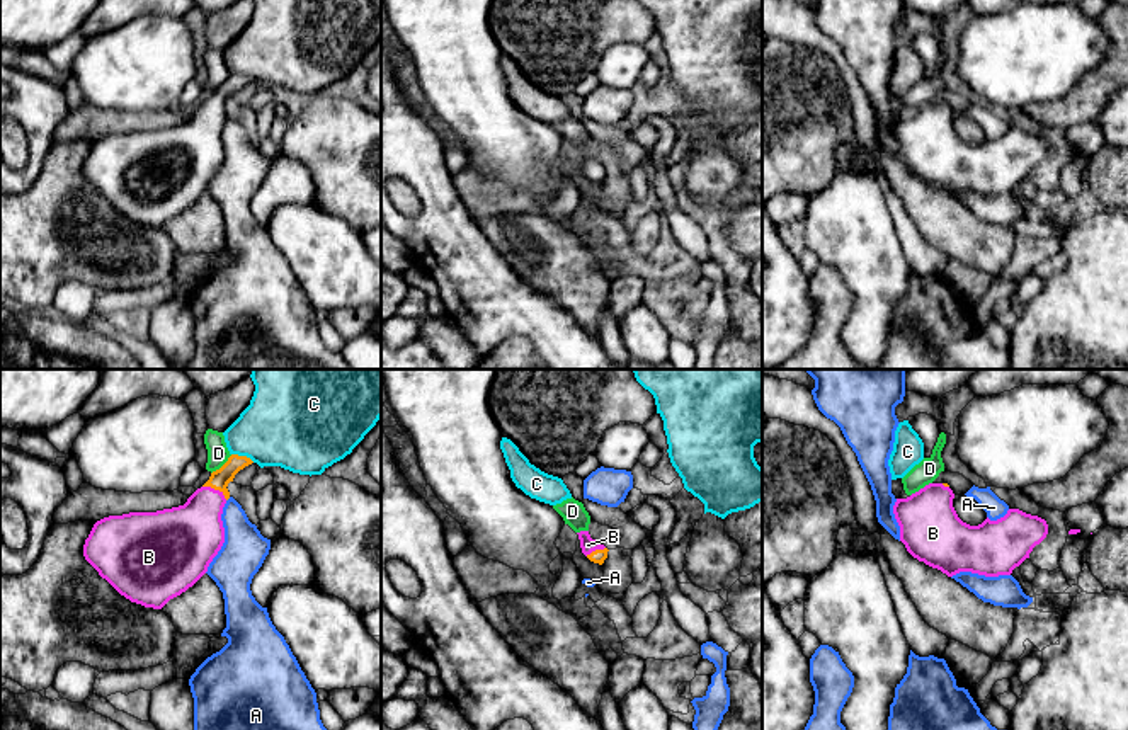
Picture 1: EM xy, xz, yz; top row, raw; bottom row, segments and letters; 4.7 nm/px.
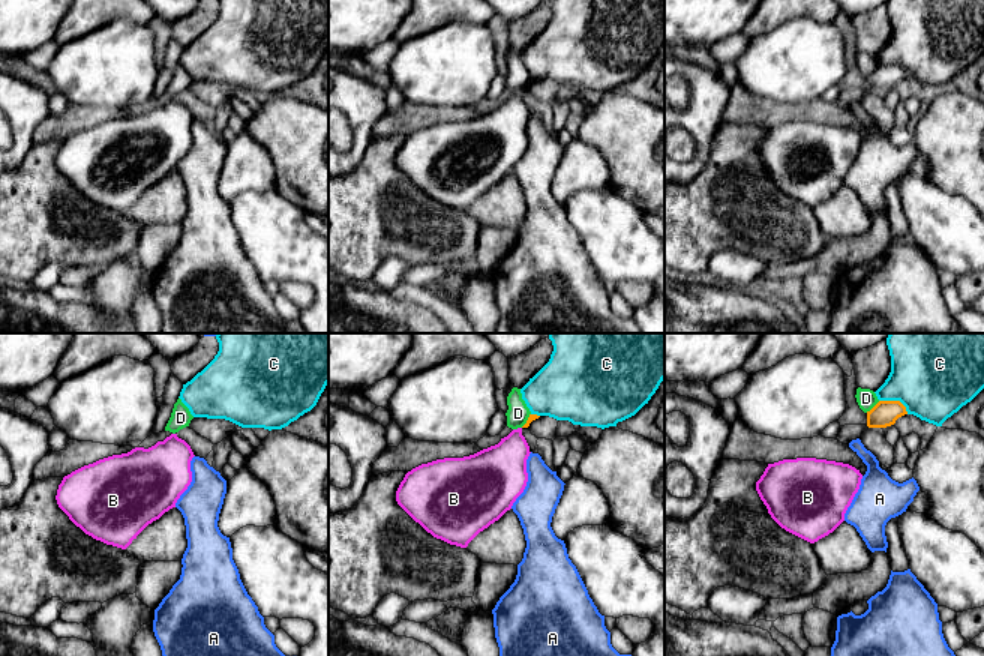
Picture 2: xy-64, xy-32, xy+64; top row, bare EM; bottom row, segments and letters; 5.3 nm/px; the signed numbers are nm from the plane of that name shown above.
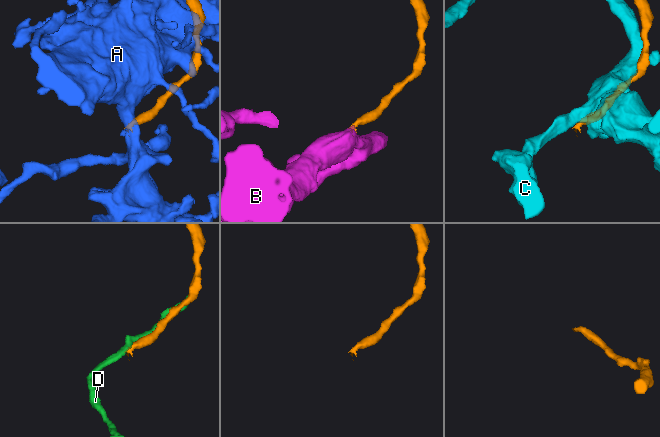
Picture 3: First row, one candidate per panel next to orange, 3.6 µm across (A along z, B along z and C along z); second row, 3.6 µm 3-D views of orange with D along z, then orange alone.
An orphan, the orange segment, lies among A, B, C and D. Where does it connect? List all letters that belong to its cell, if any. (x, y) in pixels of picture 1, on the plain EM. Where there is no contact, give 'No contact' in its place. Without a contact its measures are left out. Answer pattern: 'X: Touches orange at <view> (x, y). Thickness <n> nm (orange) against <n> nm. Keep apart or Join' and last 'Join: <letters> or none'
A: No contact. Keep apart
B: Touches orange at xy (215, 108). Thickness 90 nm (orange) against 300 nm. Join
C: Touches orange at xy (244, 75). Thickness 90 nm (orange) against 380 nm. Keep apart
D: Touches orange at xy (223, 84). Thickness 90 nm (orange) against 100 nm. Keep apart
Join: B

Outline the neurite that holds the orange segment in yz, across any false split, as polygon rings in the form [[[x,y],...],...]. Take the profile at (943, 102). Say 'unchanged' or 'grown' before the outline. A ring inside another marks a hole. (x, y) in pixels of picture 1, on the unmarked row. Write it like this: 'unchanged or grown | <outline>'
grown | [[[929,102],[893,124],[907,170],[948,196],[960,191],[1011,194],[1048,153],[1045,138],[1019,128],[970,145],[958,136],[953,117],[948,102]]]

